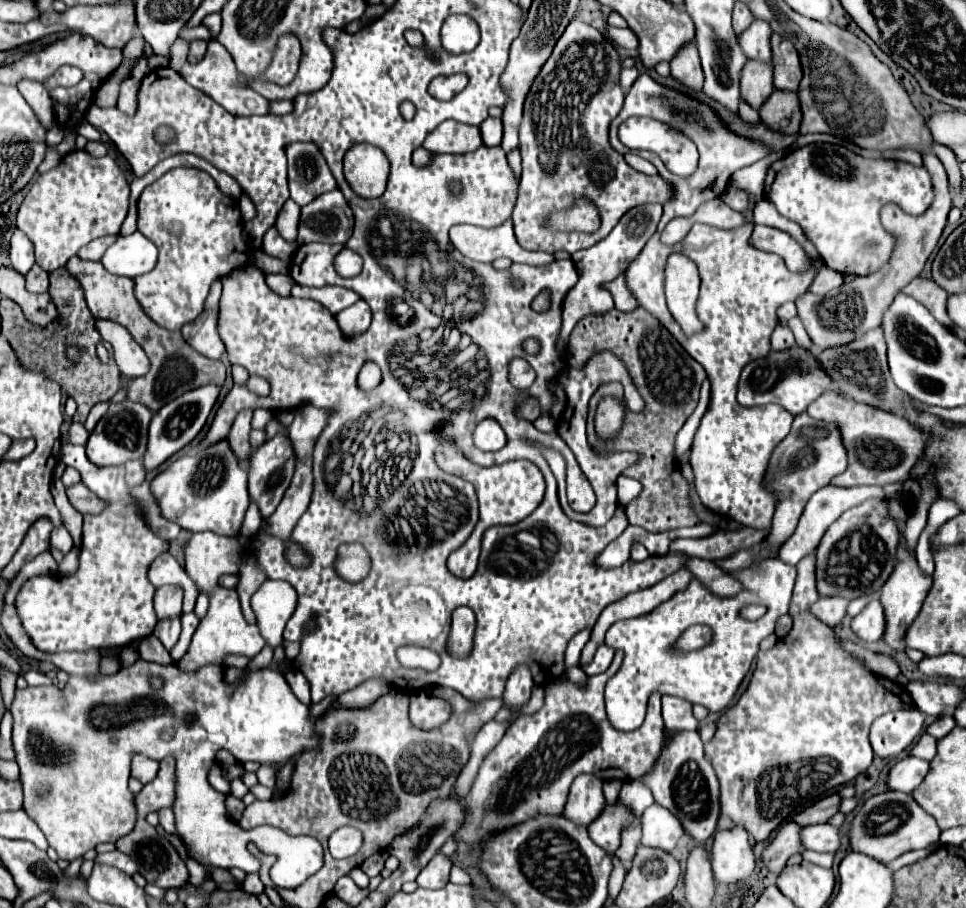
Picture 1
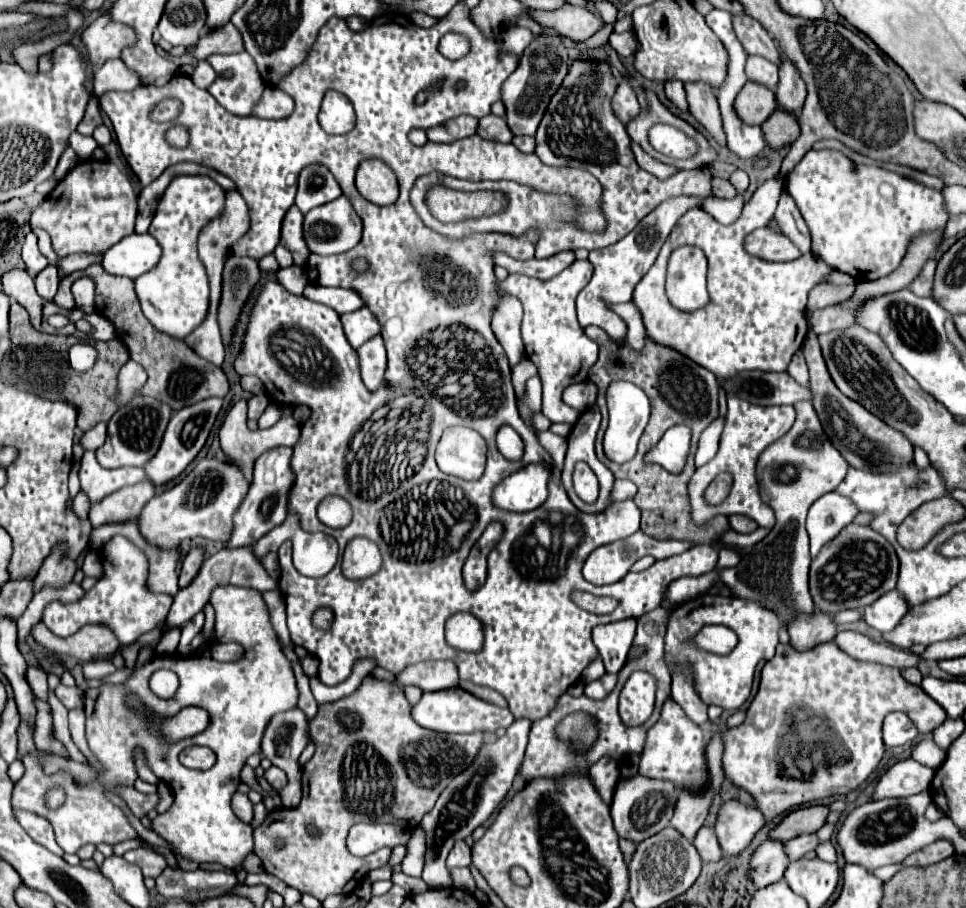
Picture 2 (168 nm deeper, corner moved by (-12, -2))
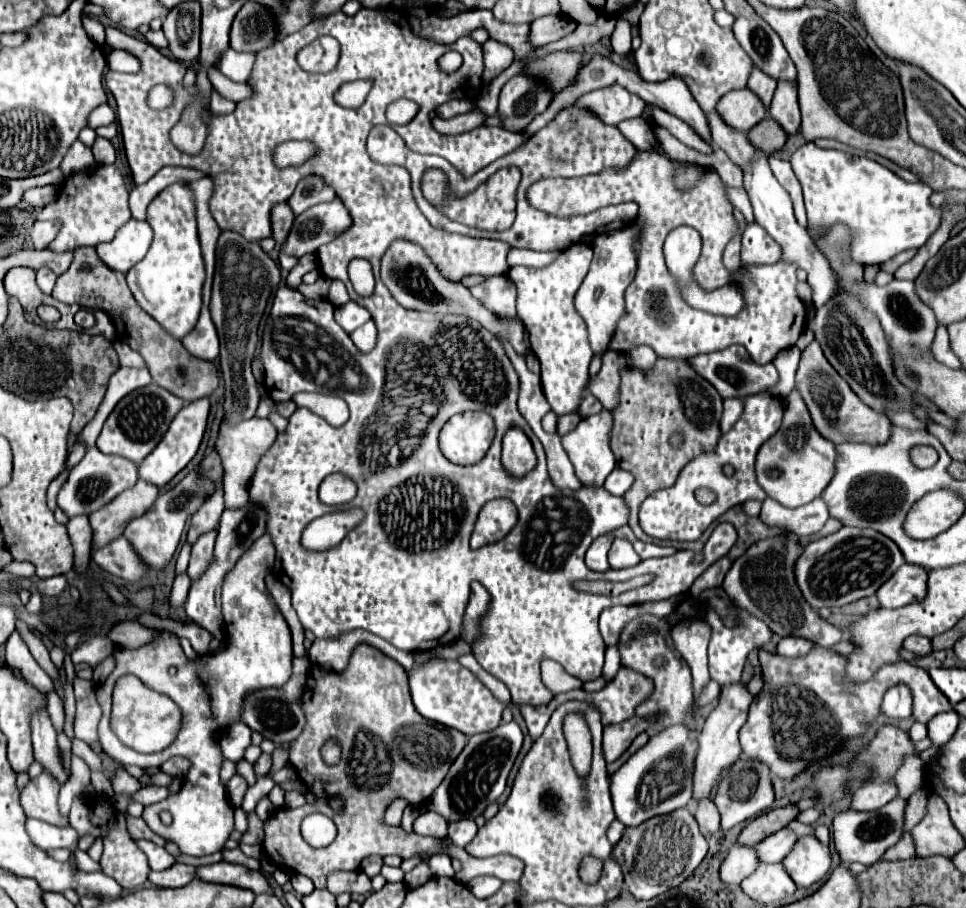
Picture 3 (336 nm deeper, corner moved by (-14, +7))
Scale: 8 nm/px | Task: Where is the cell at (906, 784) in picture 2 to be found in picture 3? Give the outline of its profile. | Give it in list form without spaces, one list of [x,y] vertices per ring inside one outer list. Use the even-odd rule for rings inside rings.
[[[894,779],[888,781],[866,781],[862,783],[852,797],[852,809],[858,811],[874,811],[884,807],[888,801],[892,801],[898,795],[898,787]]]

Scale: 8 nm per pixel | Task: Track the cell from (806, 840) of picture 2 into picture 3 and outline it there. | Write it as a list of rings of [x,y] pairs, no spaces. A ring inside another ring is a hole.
[[[792,829],[776,831],[774,835],[766,837],[762,843],[756,845],[758,857],[762,863],[782,863],[796,843],[798,843],[798,835]]]

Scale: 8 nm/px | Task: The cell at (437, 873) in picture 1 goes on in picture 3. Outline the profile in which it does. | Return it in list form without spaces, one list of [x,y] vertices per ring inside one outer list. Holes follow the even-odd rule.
[[[472,819],[450,823],[450,827],[448,827],[448,839],[452,839],[452,843],[458,845],[458,847],[466,847],[474,839],[476,829],[478,827],[476,827],[476,823]]]

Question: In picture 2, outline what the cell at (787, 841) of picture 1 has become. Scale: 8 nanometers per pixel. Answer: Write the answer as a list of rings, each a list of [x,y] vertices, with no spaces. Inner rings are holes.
[[[766,840],[754,850],[748,862],[748,876],[756,888],[762,888],[778,882],[784,876],[786,866],[788,860],[782,852],[782,842]]]

